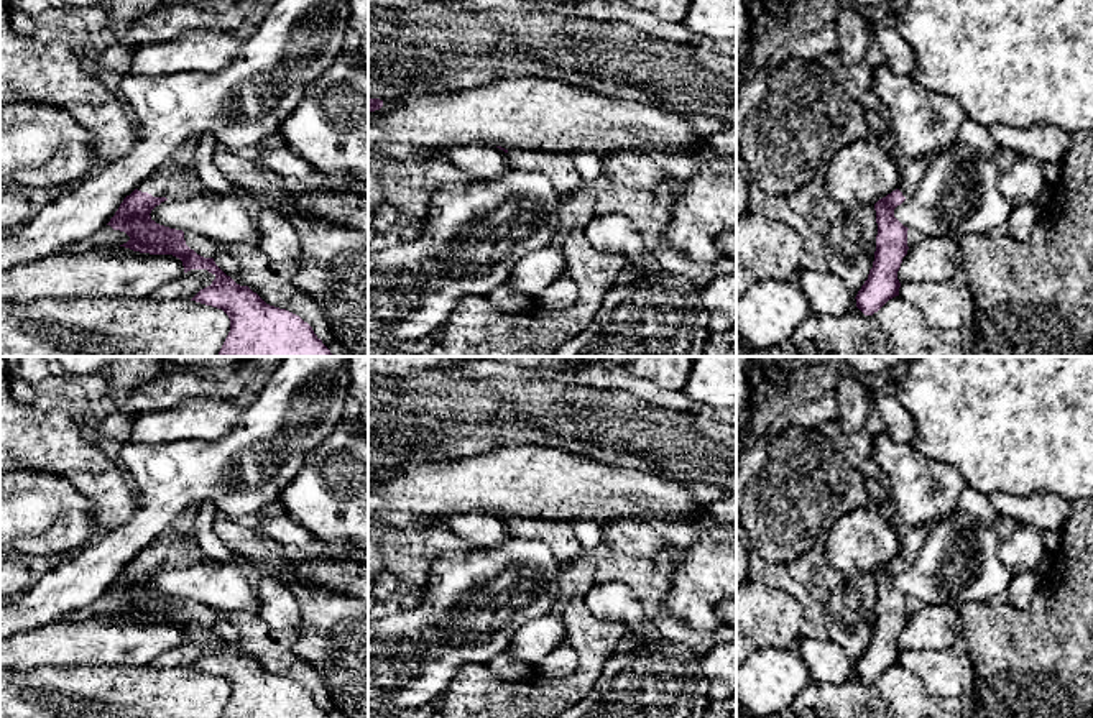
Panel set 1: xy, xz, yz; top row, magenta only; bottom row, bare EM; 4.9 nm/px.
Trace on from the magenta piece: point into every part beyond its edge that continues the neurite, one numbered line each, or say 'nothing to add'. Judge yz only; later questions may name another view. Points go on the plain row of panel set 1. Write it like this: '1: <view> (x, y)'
1: yz (913, 539)

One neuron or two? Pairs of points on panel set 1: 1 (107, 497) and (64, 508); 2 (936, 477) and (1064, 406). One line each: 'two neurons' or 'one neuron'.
1: two neurons
2: two neurons

